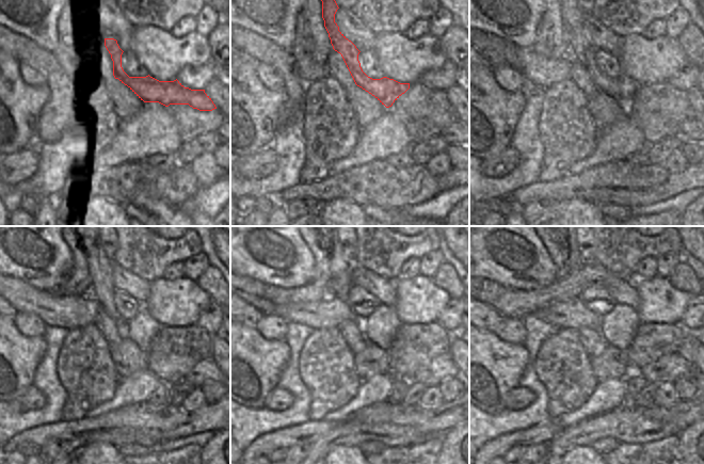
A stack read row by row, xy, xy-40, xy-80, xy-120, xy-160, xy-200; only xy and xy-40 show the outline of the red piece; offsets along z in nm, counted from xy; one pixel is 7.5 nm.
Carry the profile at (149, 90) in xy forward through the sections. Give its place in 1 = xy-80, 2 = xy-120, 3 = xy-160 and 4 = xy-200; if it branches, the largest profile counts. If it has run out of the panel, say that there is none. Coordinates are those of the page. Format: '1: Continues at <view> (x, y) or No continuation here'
1: Continues at xy-80 (581, 50)
2: Continues at xy-120 (99, 267)
3: Continues at xy-160 (340, 268)
4: Continues at xy-200 (574, 259).

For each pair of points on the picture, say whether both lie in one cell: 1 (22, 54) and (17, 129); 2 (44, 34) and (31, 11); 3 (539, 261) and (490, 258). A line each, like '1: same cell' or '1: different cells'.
1: different cells
2: same cell
3: same cell

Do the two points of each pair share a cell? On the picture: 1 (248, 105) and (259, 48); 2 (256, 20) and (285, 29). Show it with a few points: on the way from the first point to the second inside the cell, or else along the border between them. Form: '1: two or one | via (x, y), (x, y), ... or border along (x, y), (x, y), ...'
1: two | border along (241, 52), (255, 62)
2: one | via (264, 20), (275, 20), (277, 22)

